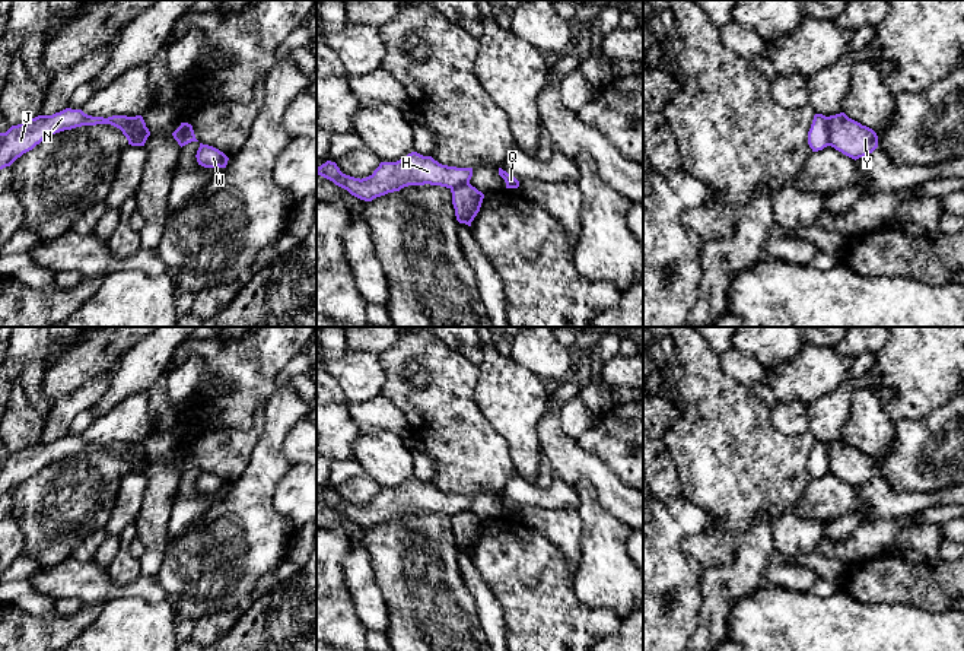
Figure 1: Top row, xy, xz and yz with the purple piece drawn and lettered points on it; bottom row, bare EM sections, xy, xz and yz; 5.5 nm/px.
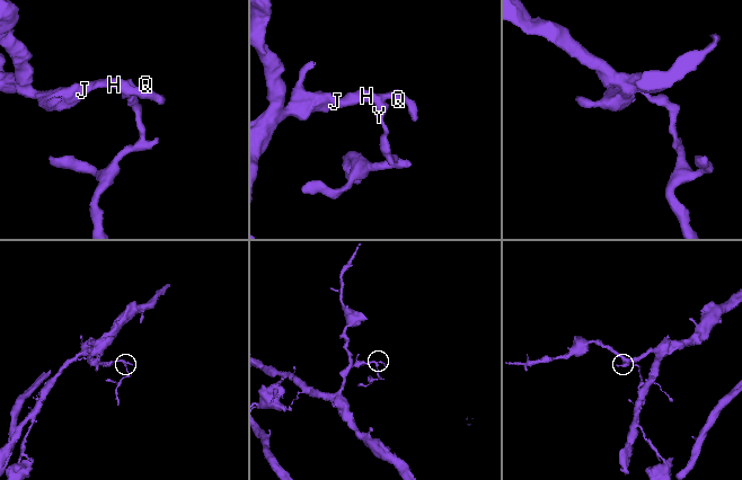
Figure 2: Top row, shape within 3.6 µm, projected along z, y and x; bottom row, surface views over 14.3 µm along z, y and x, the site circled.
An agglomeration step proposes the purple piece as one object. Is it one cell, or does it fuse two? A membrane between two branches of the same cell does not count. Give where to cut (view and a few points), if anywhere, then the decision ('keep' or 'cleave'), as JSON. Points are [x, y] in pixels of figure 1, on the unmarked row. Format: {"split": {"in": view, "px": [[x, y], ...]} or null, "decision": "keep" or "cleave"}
{"split": {"in": "xy", "px": [[131, 444], [134, 459], [148, 463]]}, "decision": "cleave"}

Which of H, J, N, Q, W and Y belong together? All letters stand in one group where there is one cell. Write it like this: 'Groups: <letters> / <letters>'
Groups: H J N Q W / Y

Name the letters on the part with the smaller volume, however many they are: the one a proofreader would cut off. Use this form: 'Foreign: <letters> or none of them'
Foreign: Y

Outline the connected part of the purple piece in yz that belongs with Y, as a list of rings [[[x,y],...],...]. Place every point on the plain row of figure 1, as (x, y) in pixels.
[[[844,439],[830,442],[828,454],[830,473],[855,488],[878,474],[876,460],[849,445]]]

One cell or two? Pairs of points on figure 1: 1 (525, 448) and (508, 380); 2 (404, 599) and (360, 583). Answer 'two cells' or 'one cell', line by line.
1: one cell
2: two cells

